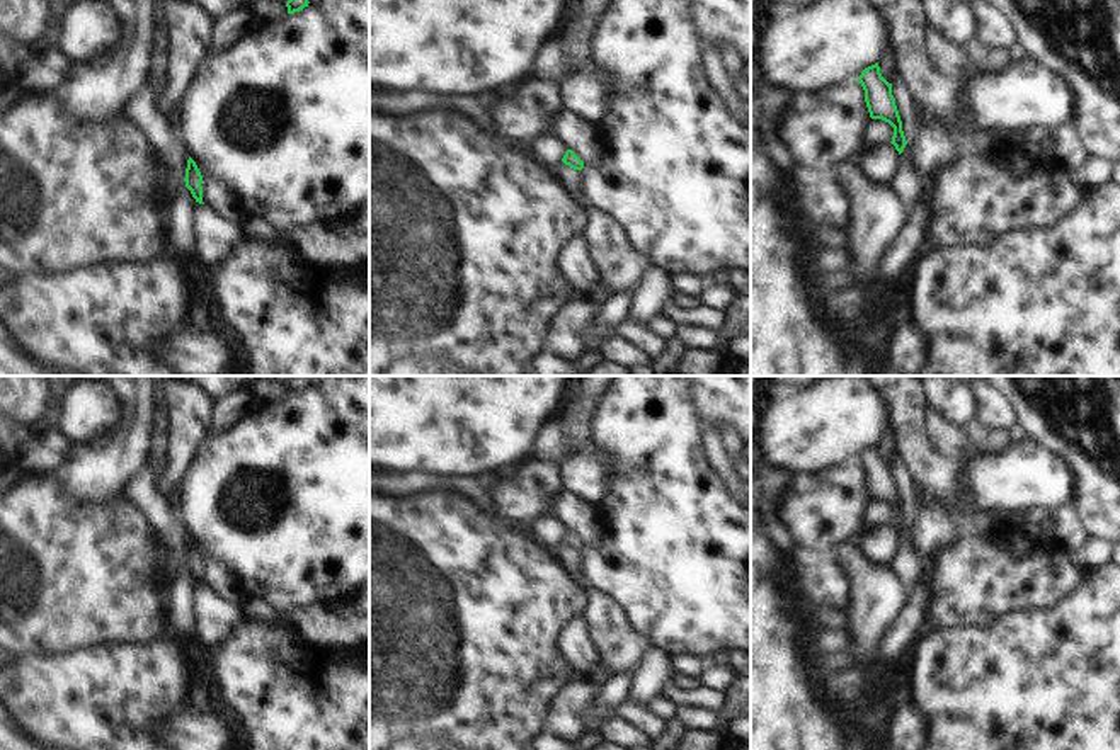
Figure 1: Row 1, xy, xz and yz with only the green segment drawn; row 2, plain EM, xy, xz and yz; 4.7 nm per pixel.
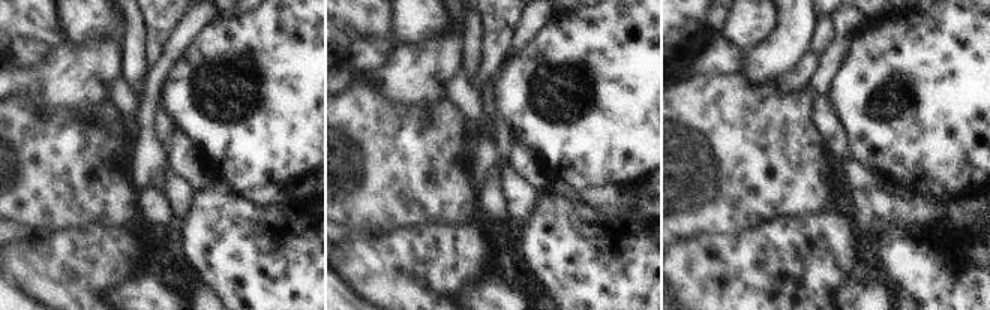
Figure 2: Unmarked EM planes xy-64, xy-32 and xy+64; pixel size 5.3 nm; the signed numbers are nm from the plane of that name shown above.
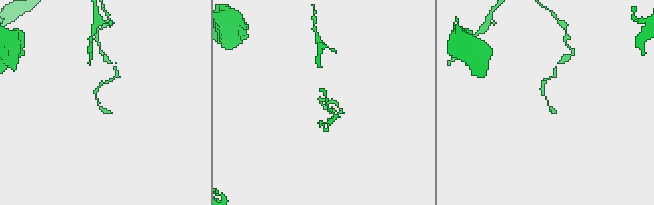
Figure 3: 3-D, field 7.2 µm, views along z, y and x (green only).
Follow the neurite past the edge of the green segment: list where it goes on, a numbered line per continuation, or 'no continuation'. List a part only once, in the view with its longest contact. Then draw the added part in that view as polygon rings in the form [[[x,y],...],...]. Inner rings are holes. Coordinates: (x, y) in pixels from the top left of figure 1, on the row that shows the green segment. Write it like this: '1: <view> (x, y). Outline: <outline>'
no continuation

